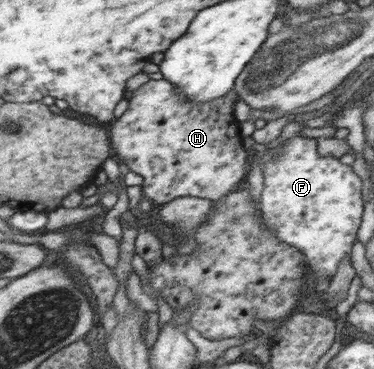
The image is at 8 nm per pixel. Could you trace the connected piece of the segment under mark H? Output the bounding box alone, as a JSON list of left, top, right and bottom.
[108,77,248,204]

